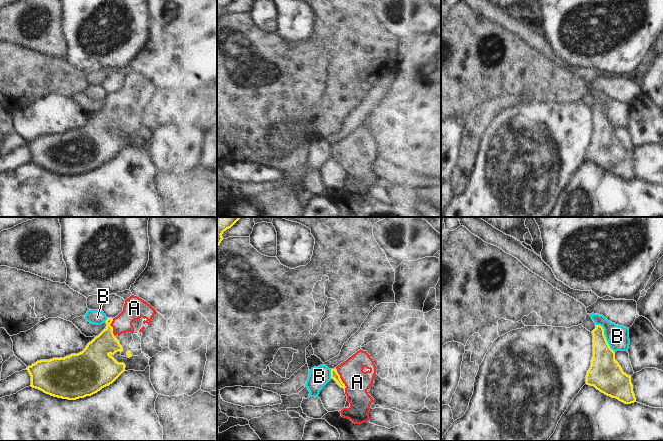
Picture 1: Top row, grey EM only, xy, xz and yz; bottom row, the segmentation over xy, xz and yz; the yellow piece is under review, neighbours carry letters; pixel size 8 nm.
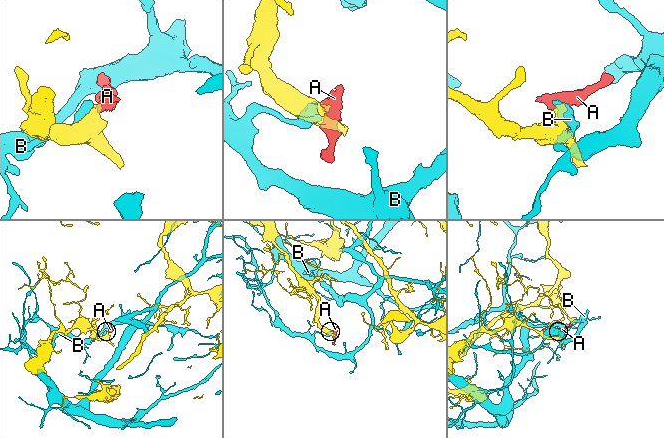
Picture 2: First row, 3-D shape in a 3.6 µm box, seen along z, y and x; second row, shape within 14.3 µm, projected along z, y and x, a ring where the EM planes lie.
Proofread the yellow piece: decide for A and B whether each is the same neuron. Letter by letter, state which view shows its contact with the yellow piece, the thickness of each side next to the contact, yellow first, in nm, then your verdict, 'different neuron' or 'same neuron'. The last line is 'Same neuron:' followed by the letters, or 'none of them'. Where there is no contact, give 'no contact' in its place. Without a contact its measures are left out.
A: contact in xz; calibres 60 and 200 nm; same neuron
B: contact in yz; calibres 220 and 180 nm; different neuron
Same neuron: A

